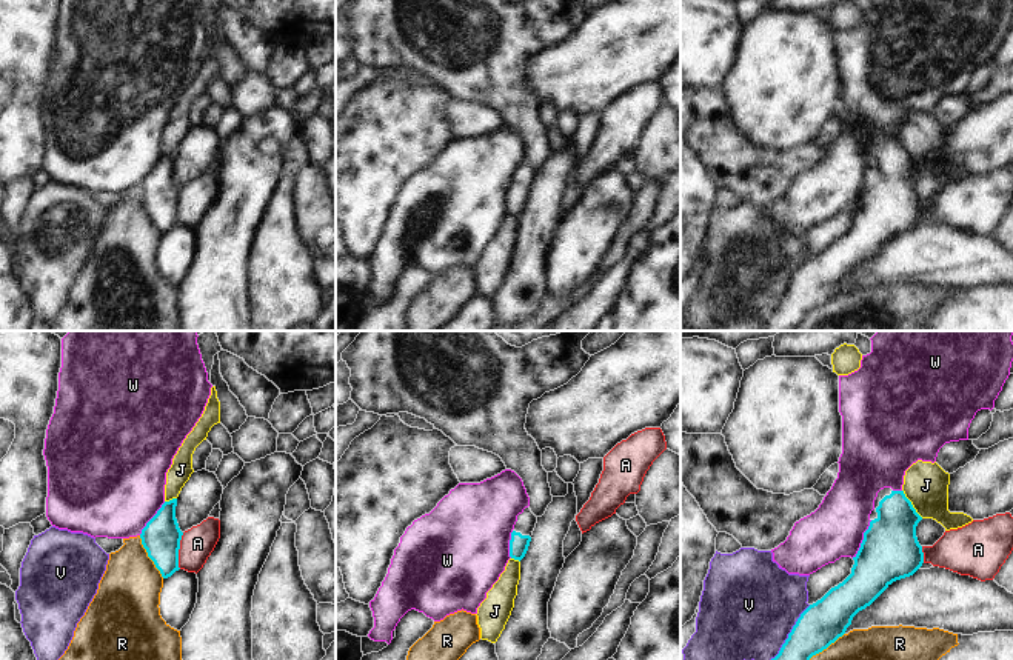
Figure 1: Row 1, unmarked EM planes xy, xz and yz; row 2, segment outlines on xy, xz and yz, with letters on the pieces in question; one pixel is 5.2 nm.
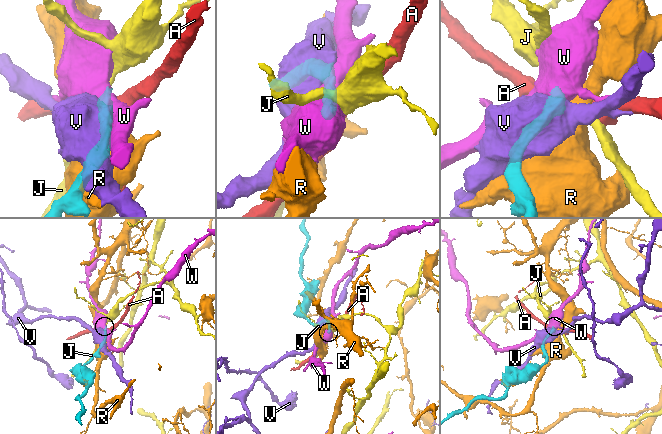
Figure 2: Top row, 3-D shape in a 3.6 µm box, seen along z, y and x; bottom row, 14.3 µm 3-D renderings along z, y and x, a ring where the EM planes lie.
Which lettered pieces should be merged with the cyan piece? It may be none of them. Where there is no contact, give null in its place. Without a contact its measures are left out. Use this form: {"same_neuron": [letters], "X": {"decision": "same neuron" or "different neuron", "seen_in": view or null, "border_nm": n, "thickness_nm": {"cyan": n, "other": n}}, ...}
{"same_neuron": [], "A": {"decision": "different neuron", "seen_in": "xy", "border_nm": 190, "thickness_nm": {"cyan": 200, "other": 170}}, "J": {"decision": "different neuron", "seen_in": "yz", "border_nm": 190, "thickness_nm": {"cyan": 300, "other": 240}}, "R": {"decision": "different neuron", "seen_in": "xy", "border_nm": 260, "thickness_nm": {"cyan": 200, "other": 320}}, "V": {"decision": "different neuron", "seen_in": "yz", "border_nm": 360, "thickness_nm": {"cyan": 220, "other": 500}}, "W": {"decision": "different neuron", "seen_in": "yz", "border_nm": 220, "thickness_nm": {"cyan": 300, "other": 300}}}

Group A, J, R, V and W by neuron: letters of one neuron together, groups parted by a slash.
A / J / R / V / W

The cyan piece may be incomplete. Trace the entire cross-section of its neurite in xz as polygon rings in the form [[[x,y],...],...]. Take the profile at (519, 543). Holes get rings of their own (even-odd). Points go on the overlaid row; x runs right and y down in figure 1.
[[[525,508],[523,512],[517,515],[517,522],[514,525],[510,540],[511,558],[520,562],[525,557],[536,523],[537,517],[531,512],[530,508]]]

